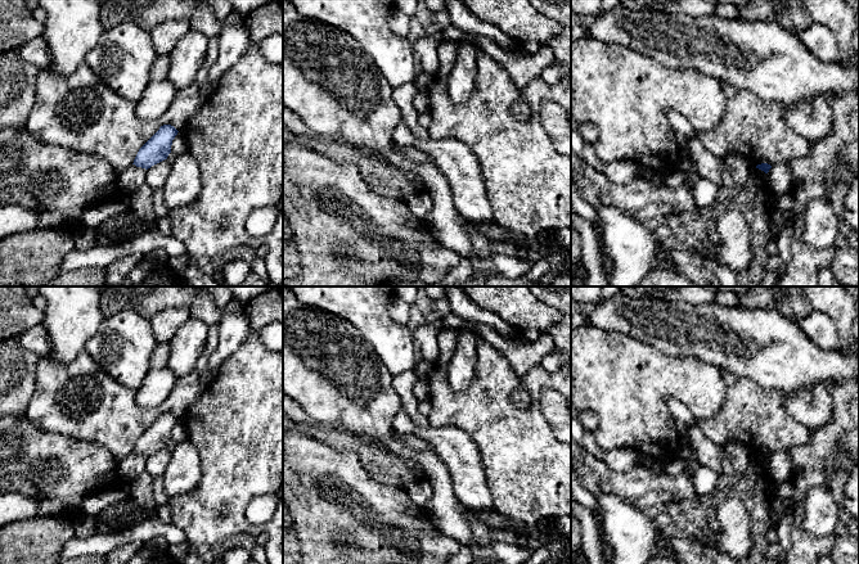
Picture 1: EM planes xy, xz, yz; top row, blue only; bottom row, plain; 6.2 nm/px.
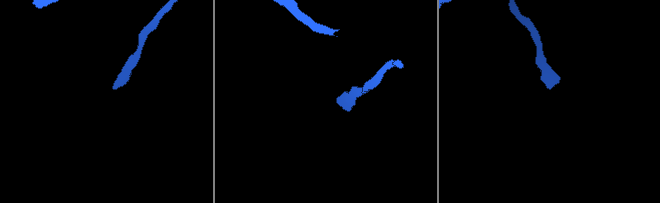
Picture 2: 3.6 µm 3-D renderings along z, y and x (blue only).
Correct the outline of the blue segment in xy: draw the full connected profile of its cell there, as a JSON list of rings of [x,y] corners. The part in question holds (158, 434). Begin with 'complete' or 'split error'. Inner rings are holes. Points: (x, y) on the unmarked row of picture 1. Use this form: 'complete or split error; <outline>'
complete; [[[171,412],[161,414],[159,418],[139,437],[132,452],[148,457],[167,447],[171,441],[172,428],[177,420],[179,419]]]

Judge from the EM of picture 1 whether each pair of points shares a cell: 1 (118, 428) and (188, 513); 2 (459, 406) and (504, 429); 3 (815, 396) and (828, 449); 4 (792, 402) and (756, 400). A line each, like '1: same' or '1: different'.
1: different
2: same
3: different
4: different

